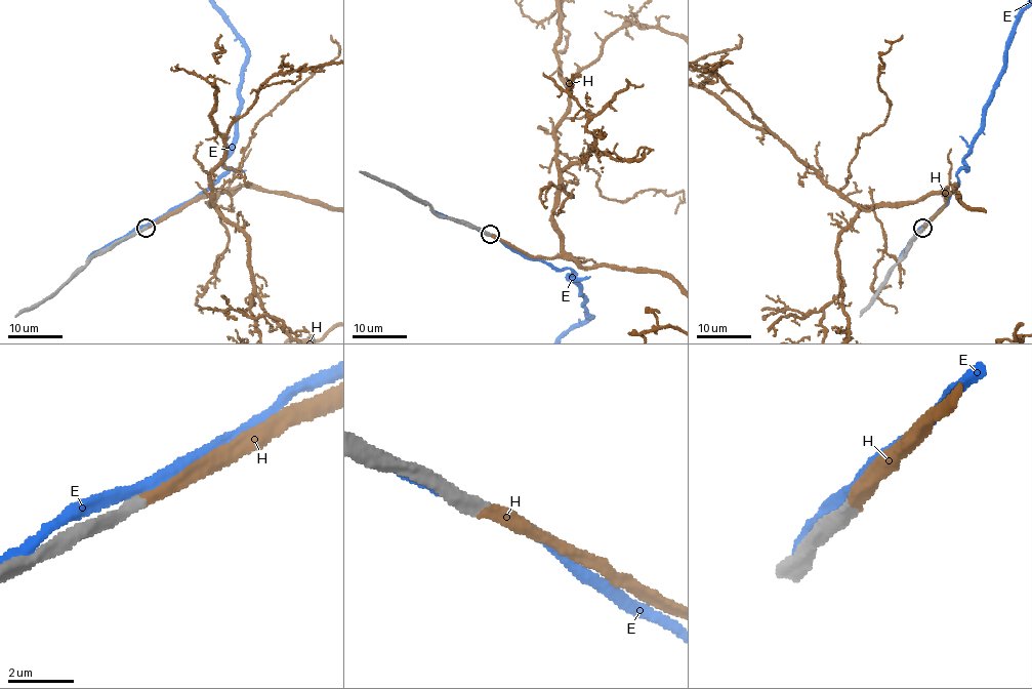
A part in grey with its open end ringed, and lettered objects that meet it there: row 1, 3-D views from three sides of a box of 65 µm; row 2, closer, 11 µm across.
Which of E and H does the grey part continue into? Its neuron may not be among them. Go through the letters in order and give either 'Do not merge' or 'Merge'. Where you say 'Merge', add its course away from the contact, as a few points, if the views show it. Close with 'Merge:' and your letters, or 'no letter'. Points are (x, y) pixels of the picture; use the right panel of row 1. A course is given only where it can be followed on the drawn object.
E: Do not merge
H: Merge
Merge: H

